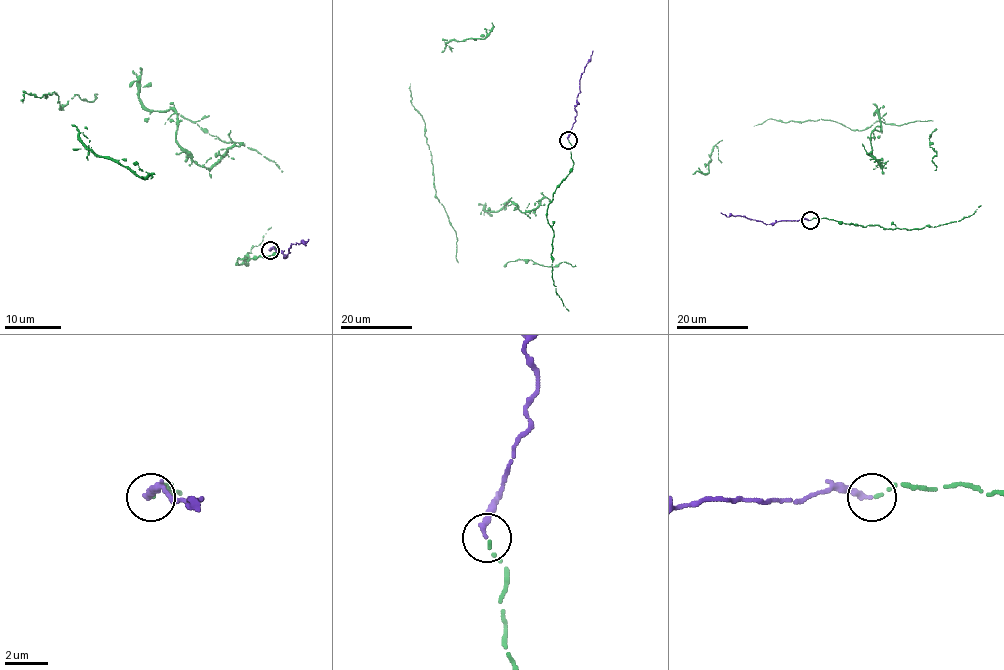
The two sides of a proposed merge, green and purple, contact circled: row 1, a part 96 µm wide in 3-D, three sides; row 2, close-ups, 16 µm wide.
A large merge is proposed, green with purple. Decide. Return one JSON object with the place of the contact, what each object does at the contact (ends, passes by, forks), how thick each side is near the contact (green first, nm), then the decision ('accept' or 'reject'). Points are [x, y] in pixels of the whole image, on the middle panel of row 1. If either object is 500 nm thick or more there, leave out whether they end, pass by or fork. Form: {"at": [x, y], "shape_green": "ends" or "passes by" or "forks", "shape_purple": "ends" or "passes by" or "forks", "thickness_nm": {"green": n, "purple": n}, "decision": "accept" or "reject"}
{"at": [568, 140], "shape_green": "ends", "shape_purple": "ends", "thickness_nm": {"green": 140, "purple": 280}, "decision": "accept"}

